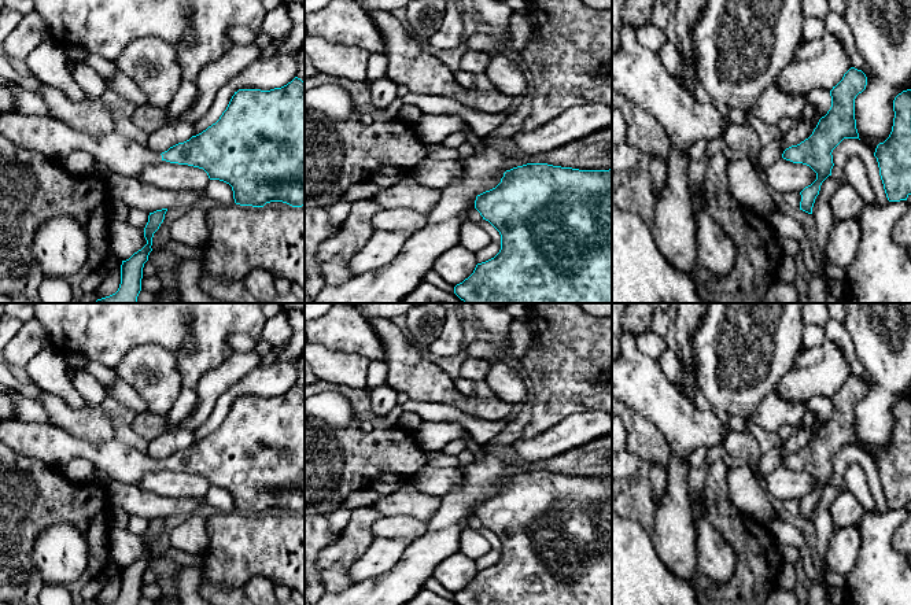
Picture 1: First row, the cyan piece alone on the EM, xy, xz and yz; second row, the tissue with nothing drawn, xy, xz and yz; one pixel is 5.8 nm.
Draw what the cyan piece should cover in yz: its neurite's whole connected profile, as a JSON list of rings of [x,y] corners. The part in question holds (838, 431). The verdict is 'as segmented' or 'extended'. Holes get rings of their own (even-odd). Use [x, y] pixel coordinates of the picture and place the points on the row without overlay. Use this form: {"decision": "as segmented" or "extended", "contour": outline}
{"decision": "as segmented", "contour": [[[851,375],[842,387],[830,398],[831,414],[822,424],[812,442],[797,453],[786,455],[782,465],[793,471],[809,473],[816,487],[800,502],[800,517],[812,521],[822,490],[831,483],[833,457],[844,446],[859,446],[855,427],[855,406],[866,396],[867,384],[862,377]]]}

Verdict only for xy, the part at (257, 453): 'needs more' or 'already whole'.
needs more

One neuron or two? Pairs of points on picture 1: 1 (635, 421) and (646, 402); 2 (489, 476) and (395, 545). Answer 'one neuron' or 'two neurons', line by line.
1: two neurons
2: two neurons

